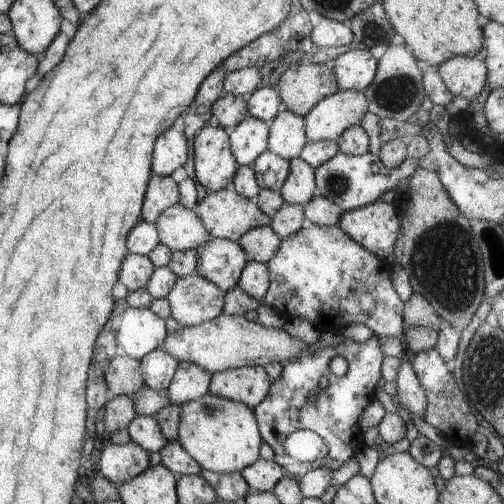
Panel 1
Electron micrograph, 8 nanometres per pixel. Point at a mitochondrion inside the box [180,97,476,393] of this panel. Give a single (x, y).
(336, 184)

